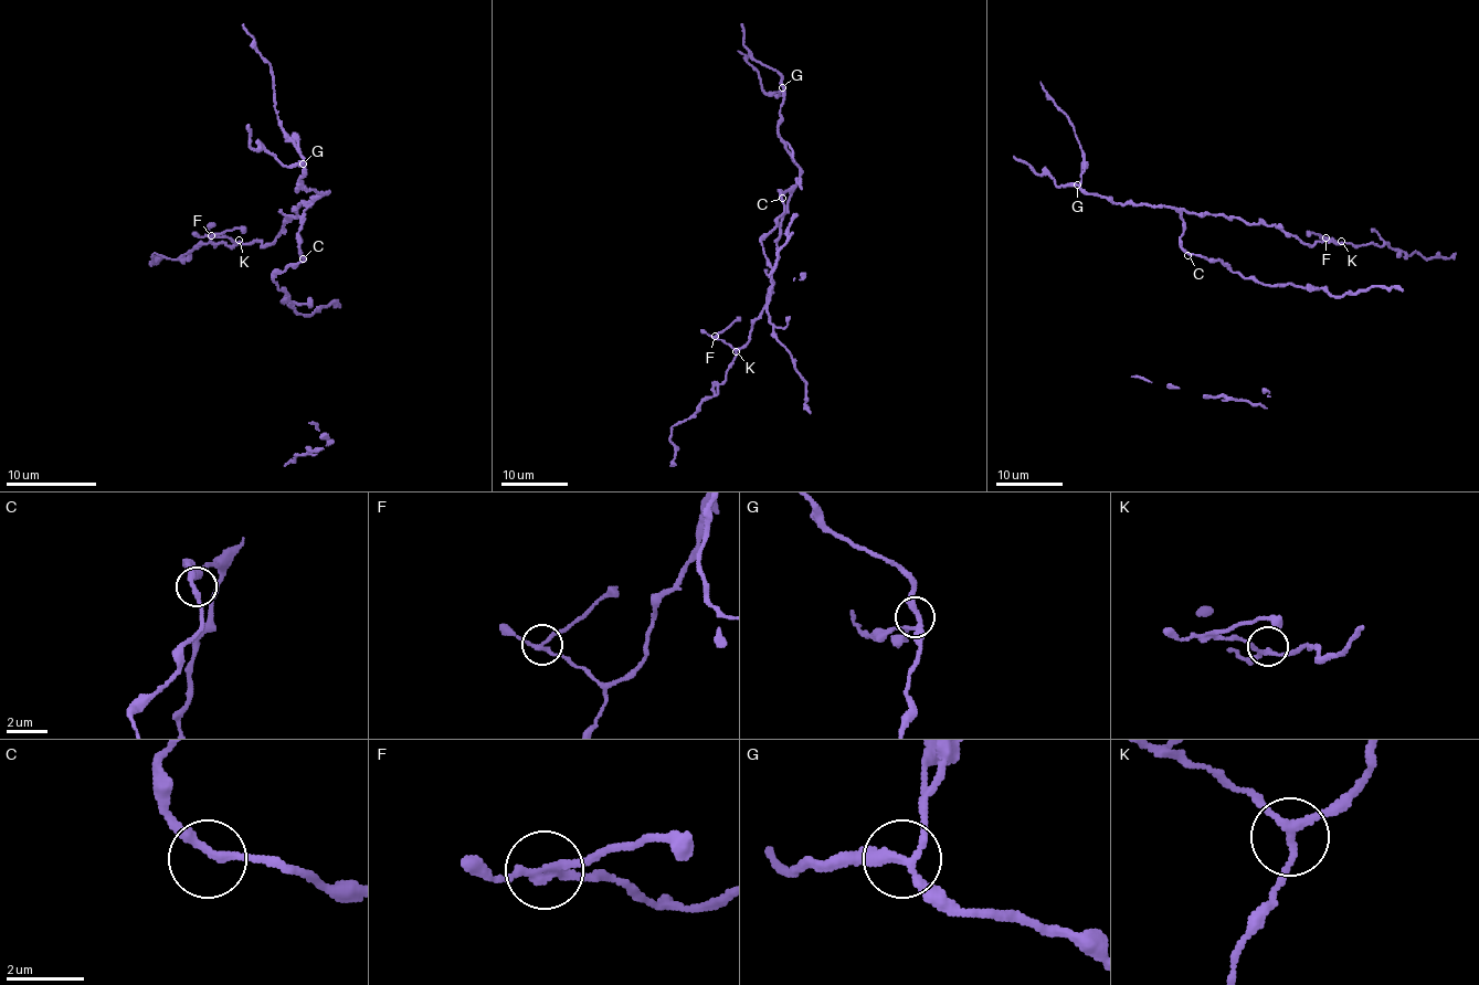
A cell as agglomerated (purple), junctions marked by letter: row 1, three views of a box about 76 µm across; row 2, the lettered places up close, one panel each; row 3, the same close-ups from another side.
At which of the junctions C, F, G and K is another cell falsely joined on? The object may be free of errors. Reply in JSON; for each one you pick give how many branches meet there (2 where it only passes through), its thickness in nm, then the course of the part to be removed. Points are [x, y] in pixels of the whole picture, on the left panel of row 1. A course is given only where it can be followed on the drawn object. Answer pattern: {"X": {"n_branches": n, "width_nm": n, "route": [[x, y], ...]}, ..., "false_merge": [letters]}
{"F": {"n_branches": 3, "width_nm": 180, "route": [[212, 235], [246, 226]]}, "false_merge": ["F"]}

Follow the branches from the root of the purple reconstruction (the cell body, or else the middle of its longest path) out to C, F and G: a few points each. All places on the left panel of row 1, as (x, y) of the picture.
C: (307, 202), (314, 200), (305, 211), (305, 222), (298, 233), (298, 254), (303, 258)
F: (307, 202), (296, 209), (296, 215), (286, 218), (284, 229), (266, 245), (212, 235)
G: (307, 202), (325, 192), (296, 188), (300, 183), (298, 179), (305, 175), (303, 163)

